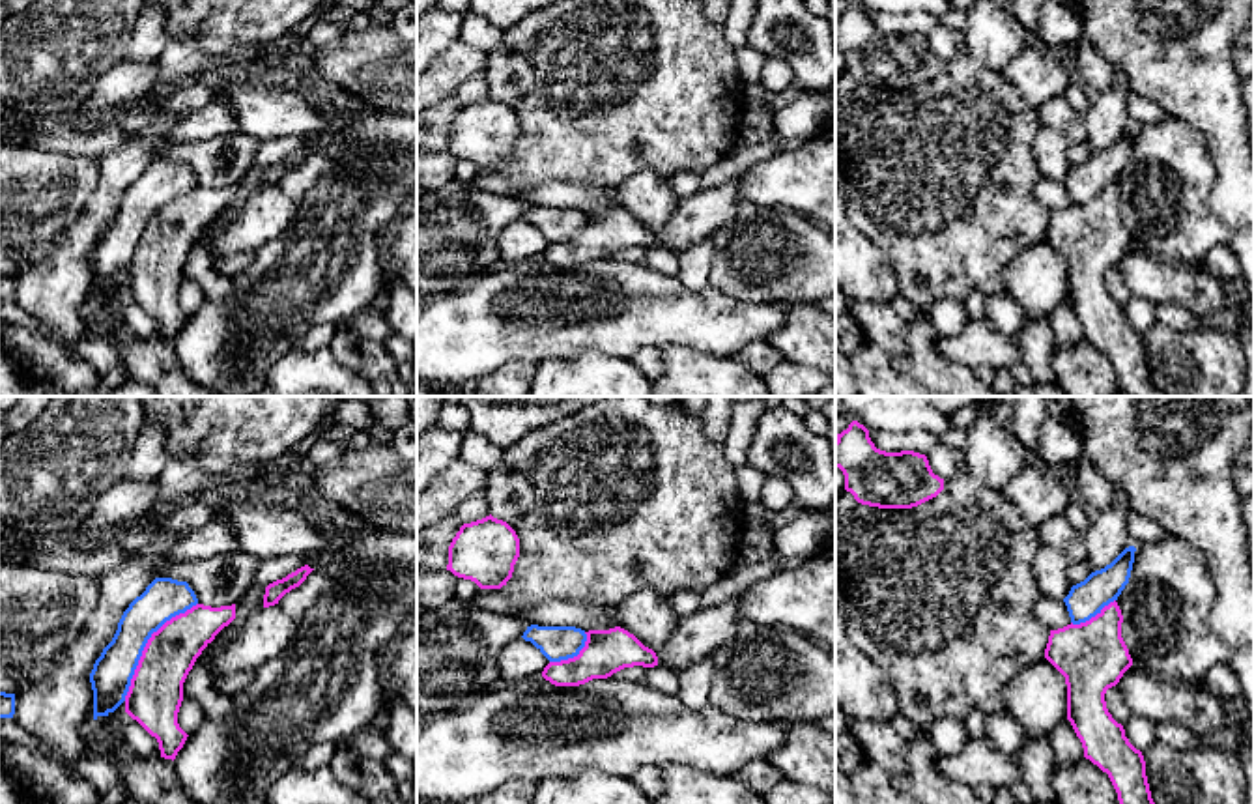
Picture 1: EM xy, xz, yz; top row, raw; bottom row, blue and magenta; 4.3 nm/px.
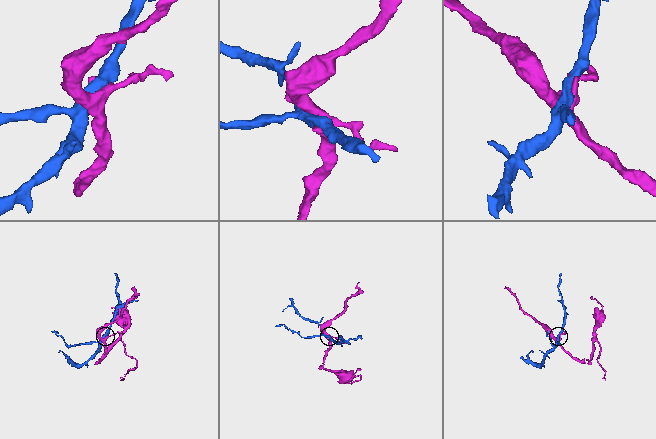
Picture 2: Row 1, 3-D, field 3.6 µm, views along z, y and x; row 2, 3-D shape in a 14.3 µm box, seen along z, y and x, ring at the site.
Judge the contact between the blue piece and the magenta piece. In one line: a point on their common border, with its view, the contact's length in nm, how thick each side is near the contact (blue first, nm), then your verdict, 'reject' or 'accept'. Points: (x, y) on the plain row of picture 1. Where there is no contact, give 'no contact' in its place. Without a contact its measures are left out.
contact xy (144, 227); length 550 nm; calibres 180 and 240 nm; reject

